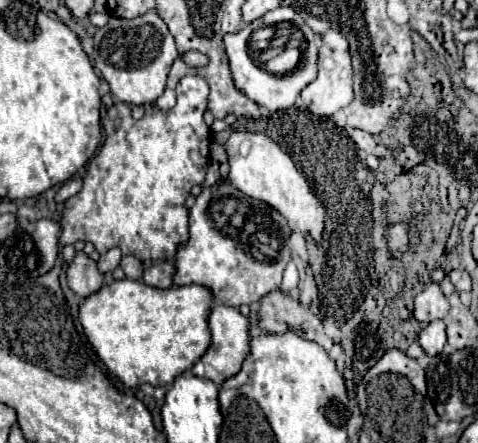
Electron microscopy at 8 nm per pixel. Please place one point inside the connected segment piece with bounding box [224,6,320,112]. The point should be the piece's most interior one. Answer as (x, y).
(274, 92)

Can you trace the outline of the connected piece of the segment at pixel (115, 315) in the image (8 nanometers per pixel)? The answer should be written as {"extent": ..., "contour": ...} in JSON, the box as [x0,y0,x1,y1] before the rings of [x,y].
{"extent":[80,280,210,388],"contour":[[[114,280],[80,304],[80,322],[96,356],[126,388],[142,384],[166,386],[174,376],[192,368],[210,344],[206,312],[210,312],[210,290],[190,284],[166,290],[152,288],[142,280]]]}

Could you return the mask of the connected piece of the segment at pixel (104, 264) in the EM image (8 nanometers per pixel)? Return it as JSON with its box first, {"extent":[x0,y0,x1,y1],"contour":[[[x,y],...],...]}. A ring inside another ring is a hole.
{"extent":[98,248,122,272],"contour":[[[110,248],[106,254],[100,256],[98,268],[100,268],[100,272],[112,272],[120,264],[120,260],[122,260],[120,248]]]}

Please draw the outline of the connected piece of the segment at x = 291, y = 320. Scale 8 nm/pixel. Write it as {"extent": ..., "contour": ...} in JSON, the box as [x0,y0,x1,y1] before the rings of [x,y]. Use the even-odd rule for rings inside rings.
{"extent":[258,290,332,350],"contour":[[[274,290],[262,296],[258,316],[260,316],[260,328],[268,332],[294,330],[302,338],[318,342],[324,350],[330,350],[332,346],[332,340],[326,338],[324,334],[320,316],[310,306],[304,306],[298,298],[294,298],[288,292]]]}

